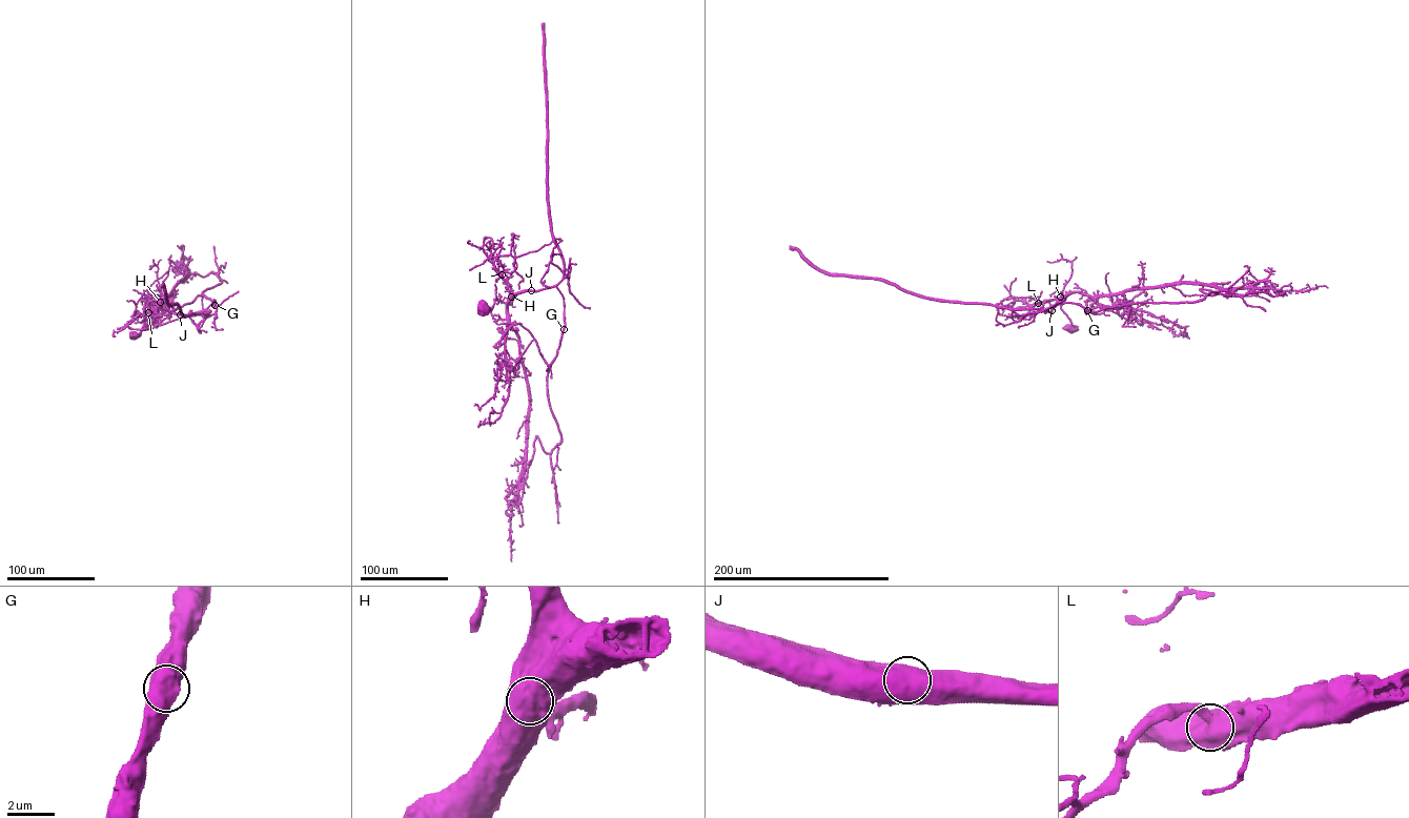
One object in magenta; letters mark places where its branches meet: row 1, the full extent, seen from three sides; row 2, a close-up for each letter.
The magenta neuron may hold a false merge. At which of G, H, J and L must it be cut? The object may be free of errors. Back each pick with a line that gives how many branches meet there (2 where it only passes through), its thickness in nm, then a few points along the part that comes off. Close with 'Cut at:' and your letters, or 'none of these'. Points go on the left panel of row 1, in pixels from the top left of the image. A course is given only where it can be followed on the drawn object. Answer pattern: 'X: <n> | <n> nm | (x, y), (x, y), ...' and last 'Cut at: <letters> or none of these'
Cut at: none of these

